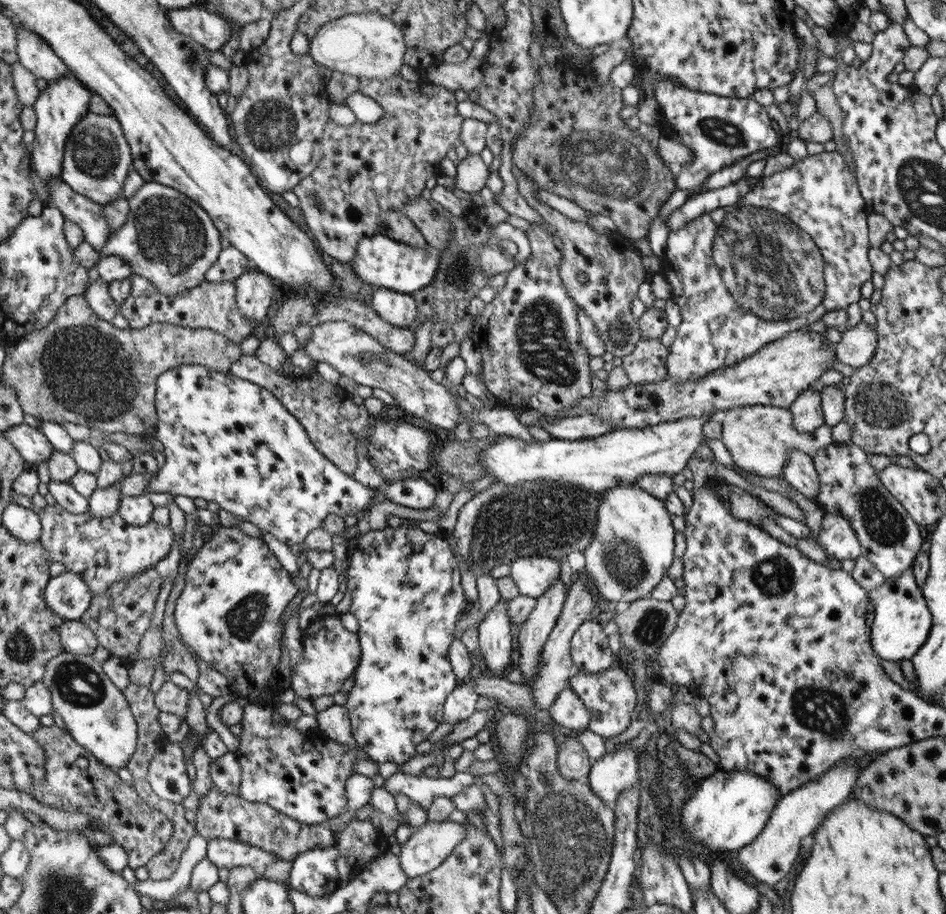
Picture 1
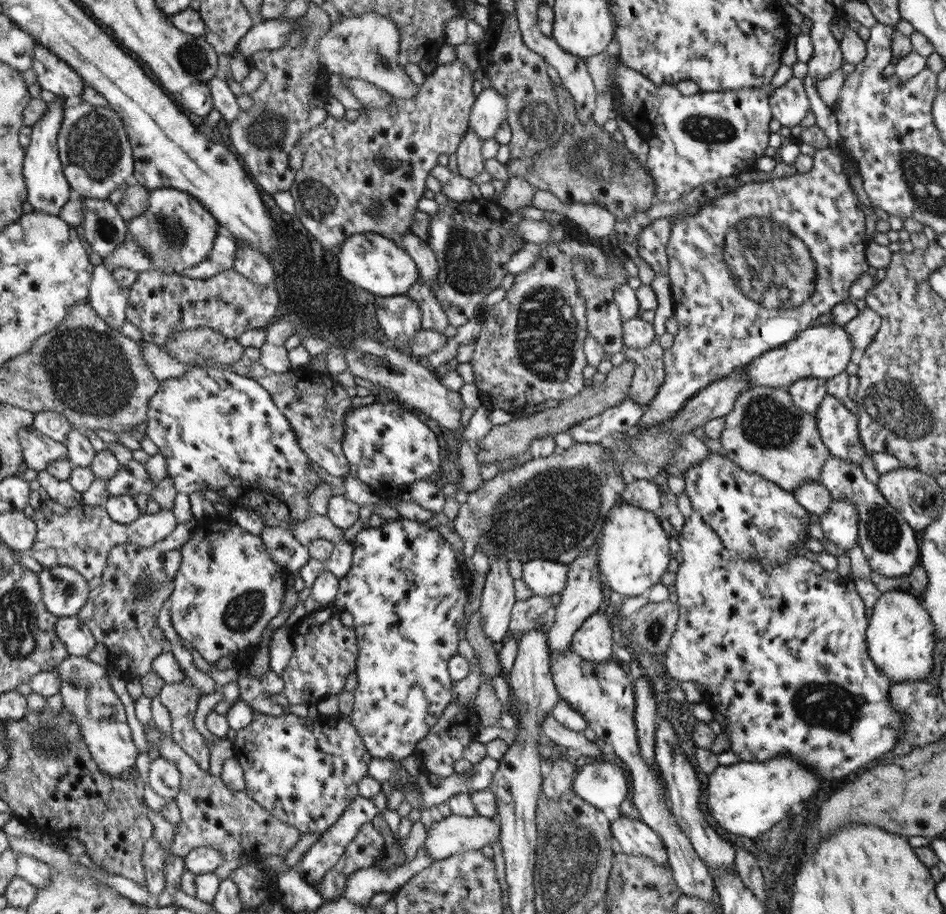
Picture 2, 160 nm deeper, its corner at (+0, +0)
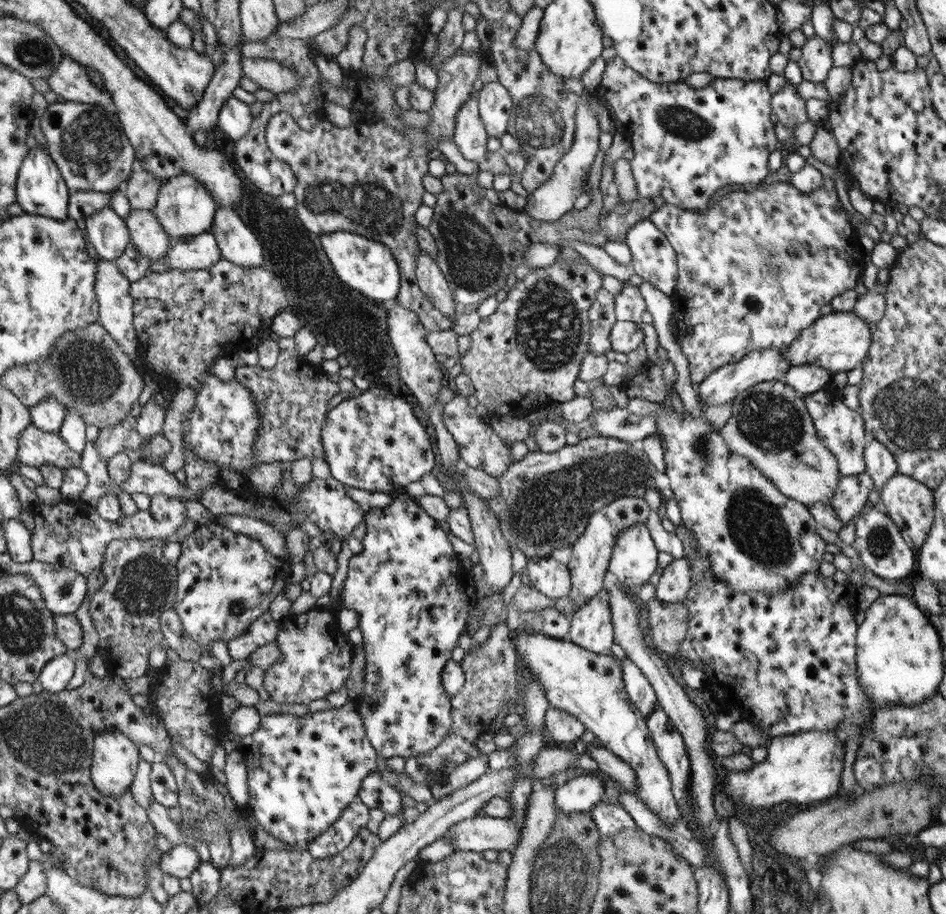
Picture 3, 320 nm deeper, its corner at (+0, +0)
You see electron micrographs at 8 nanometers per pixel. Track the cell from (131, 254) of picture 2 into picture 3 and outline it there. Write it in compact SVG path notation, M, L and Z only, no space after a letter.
M132 210L125 222L130 232L129 244L142 253L144 260L148 258L149 264L160 260L170 250L168 234L152 210Z

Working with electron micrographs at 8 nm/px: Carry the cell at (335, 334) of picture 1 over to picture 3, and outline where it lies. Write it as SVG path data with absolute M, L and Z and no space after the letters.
M457 393L454 398L444 404L443 423L457 442L463 466L478 468L498 480L513 464L510 444L496 435L492 425L488 426L483 418L474 414L474 410L468 406L466 397Z

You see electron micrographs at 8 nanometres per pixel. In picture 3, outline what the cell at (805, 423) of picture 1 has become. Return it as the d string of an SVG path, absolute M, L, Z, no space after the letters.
M796 365L786 373L786 380L804 398L807 394L818 392L831 380L831 372L820 365Z

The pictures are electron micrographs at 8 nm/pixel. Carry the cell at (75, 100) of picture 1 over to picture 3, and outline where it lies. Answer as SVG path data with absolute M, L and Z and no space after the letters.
M40 146L30 149L29 156L22 161L17 177L17 203L27 214L66 221L69 216L69 210L66 208L69 208L69 205L68 188L64 181L57 163L48 151L44 151Z

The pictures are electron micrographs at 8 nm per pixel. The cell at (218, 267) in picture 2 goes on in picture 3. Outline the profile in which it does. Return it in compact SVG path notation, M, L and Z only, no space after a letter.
M209 233L198 234L182 244L173 244L163 258L148 265L149 272L160 273L161 268L182 271L211 269L224 258L218 244L217 236Z

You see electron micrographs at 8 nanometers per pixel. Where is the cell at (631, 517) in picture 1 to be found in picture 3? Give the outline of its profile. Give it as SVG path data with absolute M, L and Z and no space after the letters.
M645 522L629 526L617 537L608 570L620 584L636 591L658 568L658 549Z

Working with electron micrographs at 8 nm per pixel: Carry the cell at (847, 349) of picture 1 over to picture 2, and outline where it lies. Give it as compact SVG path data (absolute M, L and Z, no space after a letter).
M867 306L843 327L852 340L852 346L856 350L864 350L872 343L880 326L881 318L879 314Z

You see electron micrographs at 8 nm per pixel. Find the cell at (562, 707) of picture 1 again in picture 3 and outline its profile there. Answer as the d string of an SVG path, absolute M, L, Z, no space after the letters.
M549 708L546 713L548 734L556 741L556 745L564 742L575 742L585 731L585 723L570 715L568 711Z

